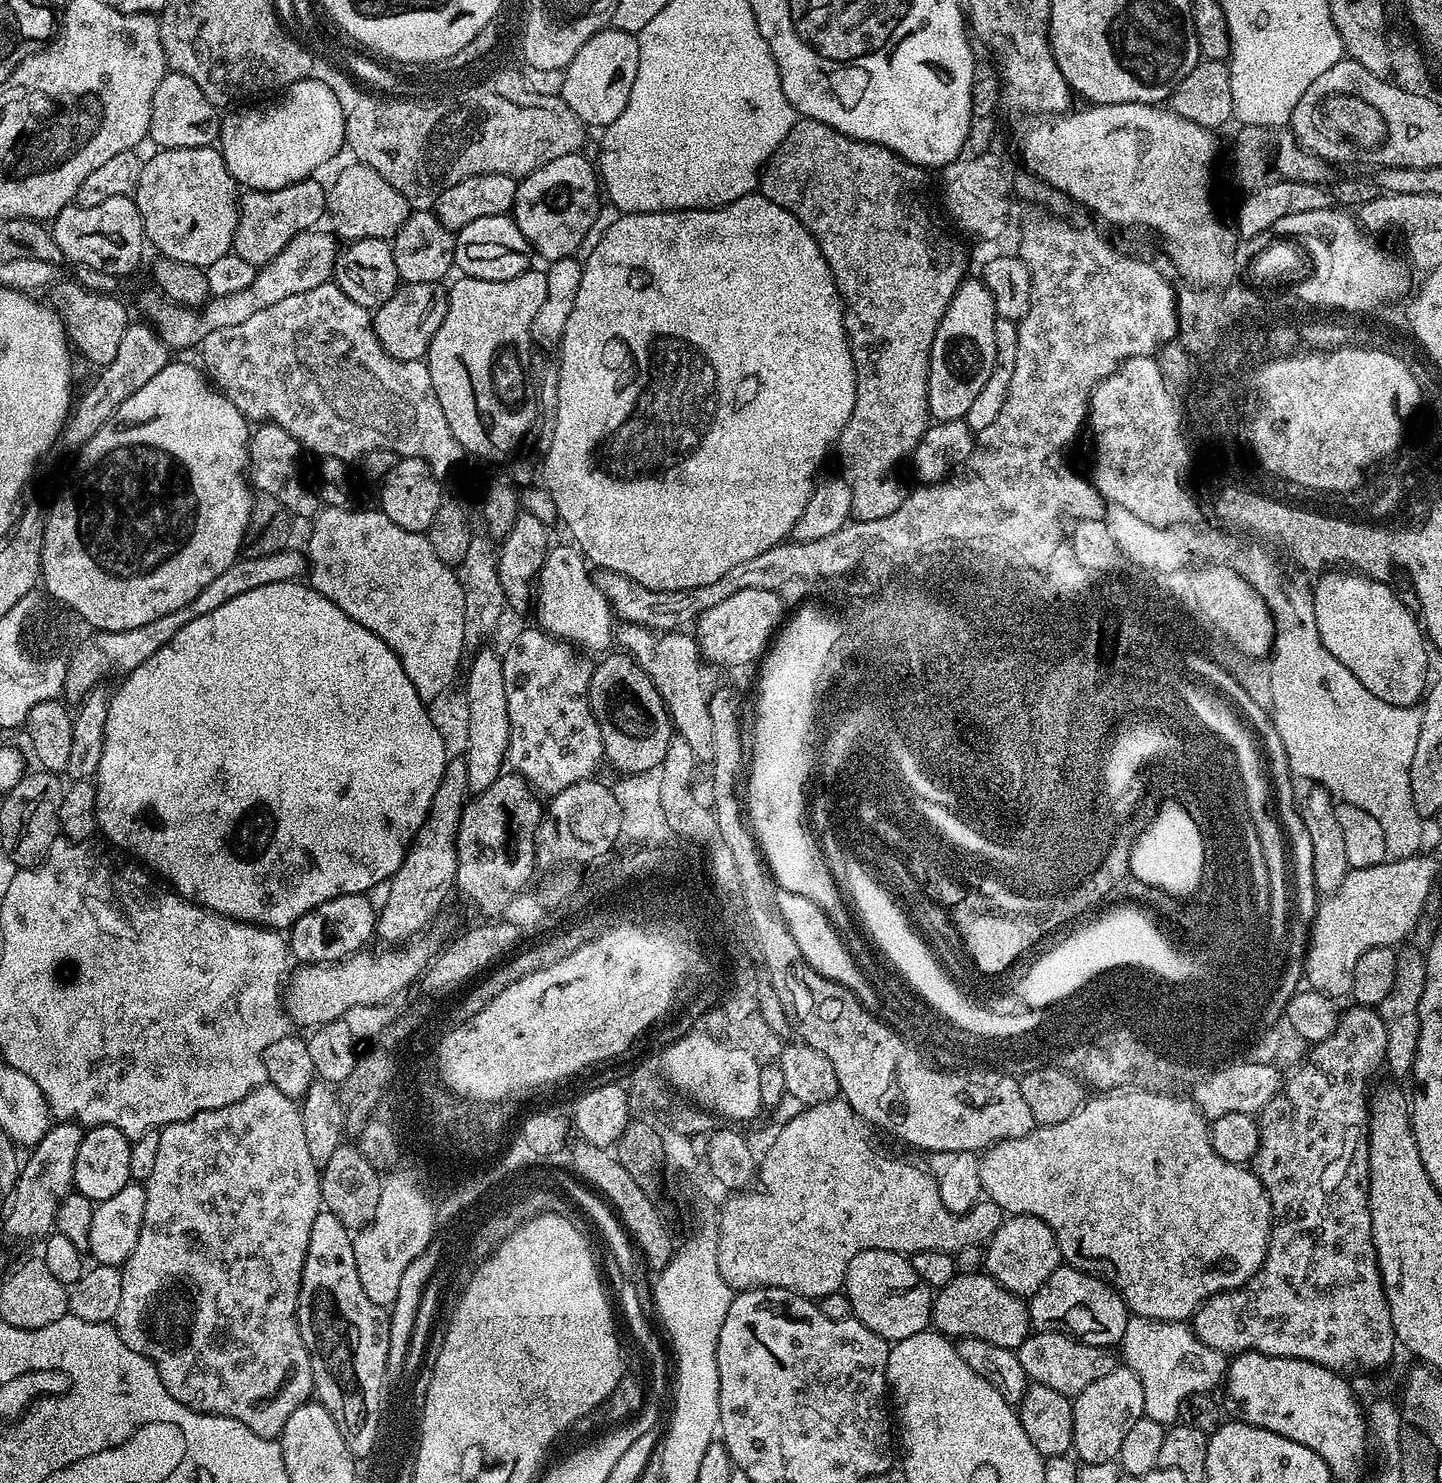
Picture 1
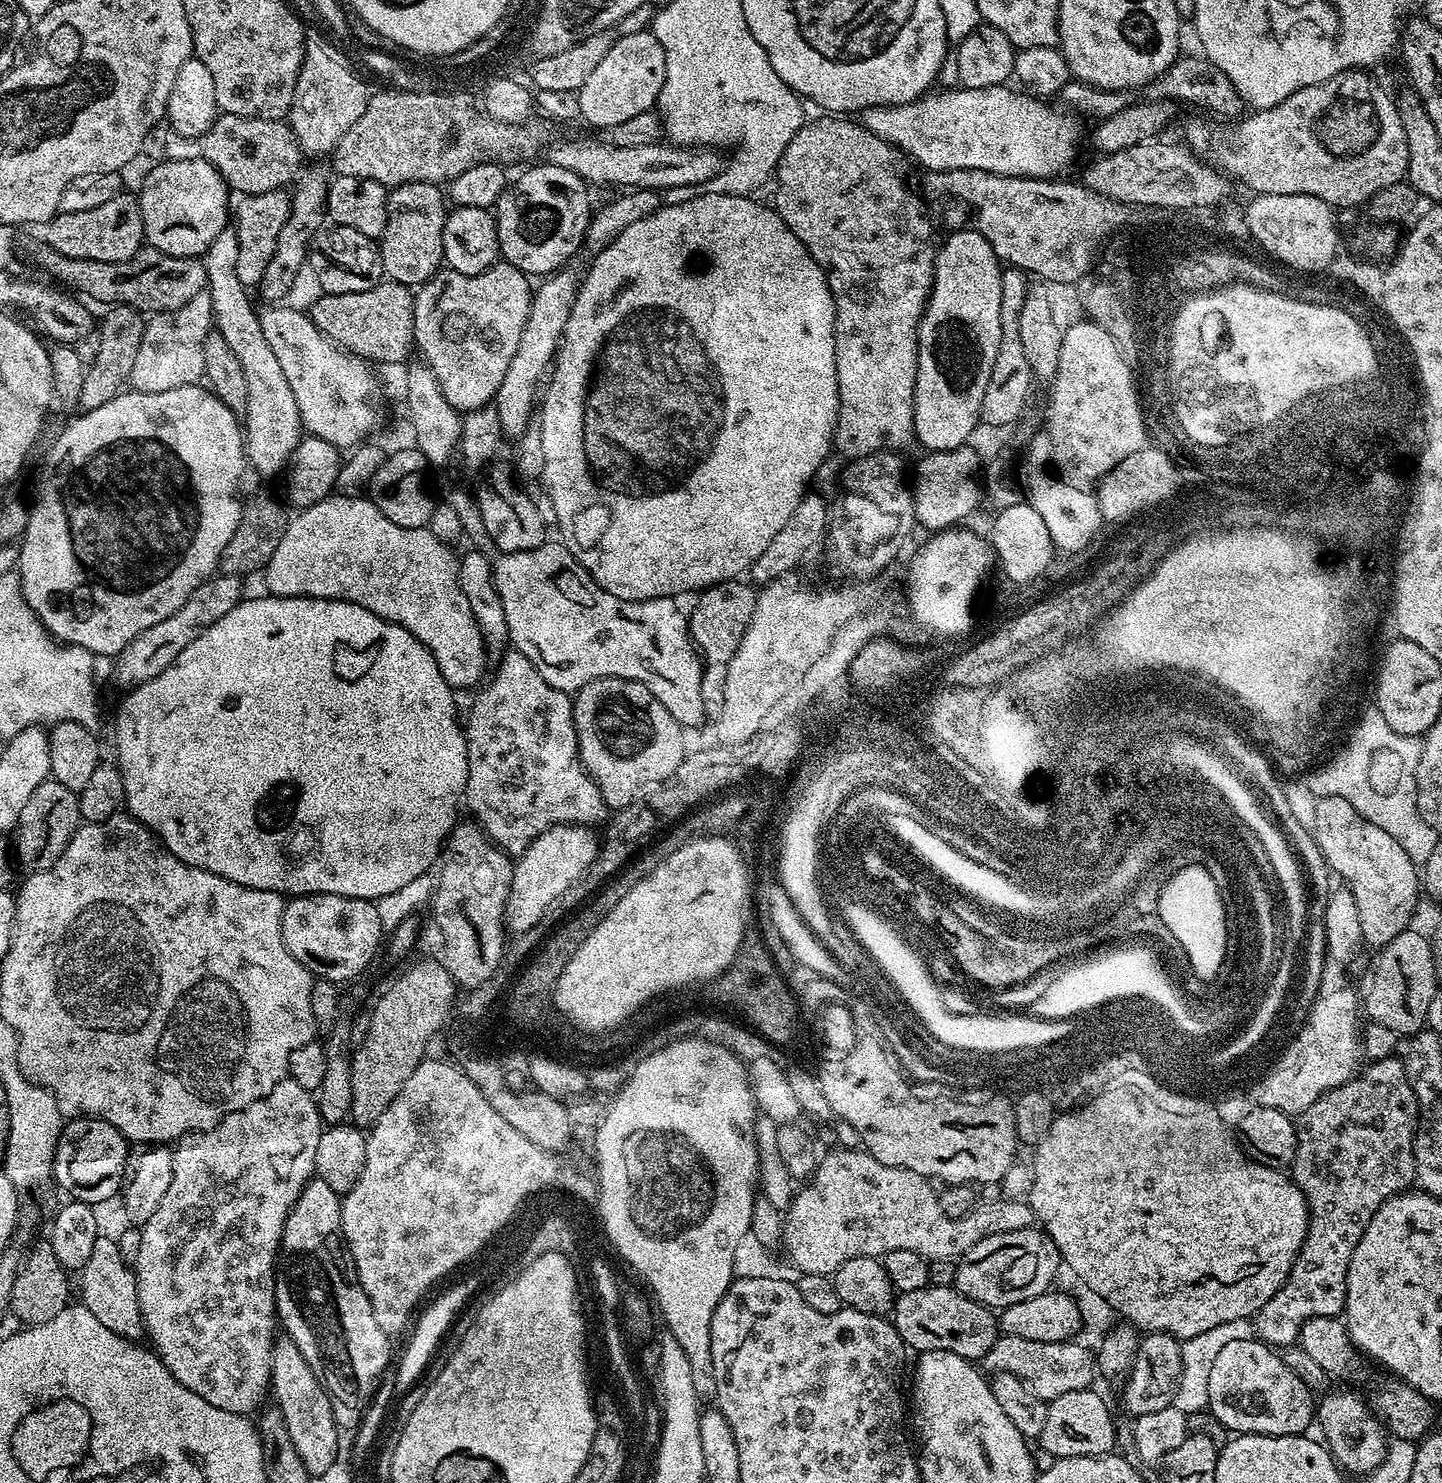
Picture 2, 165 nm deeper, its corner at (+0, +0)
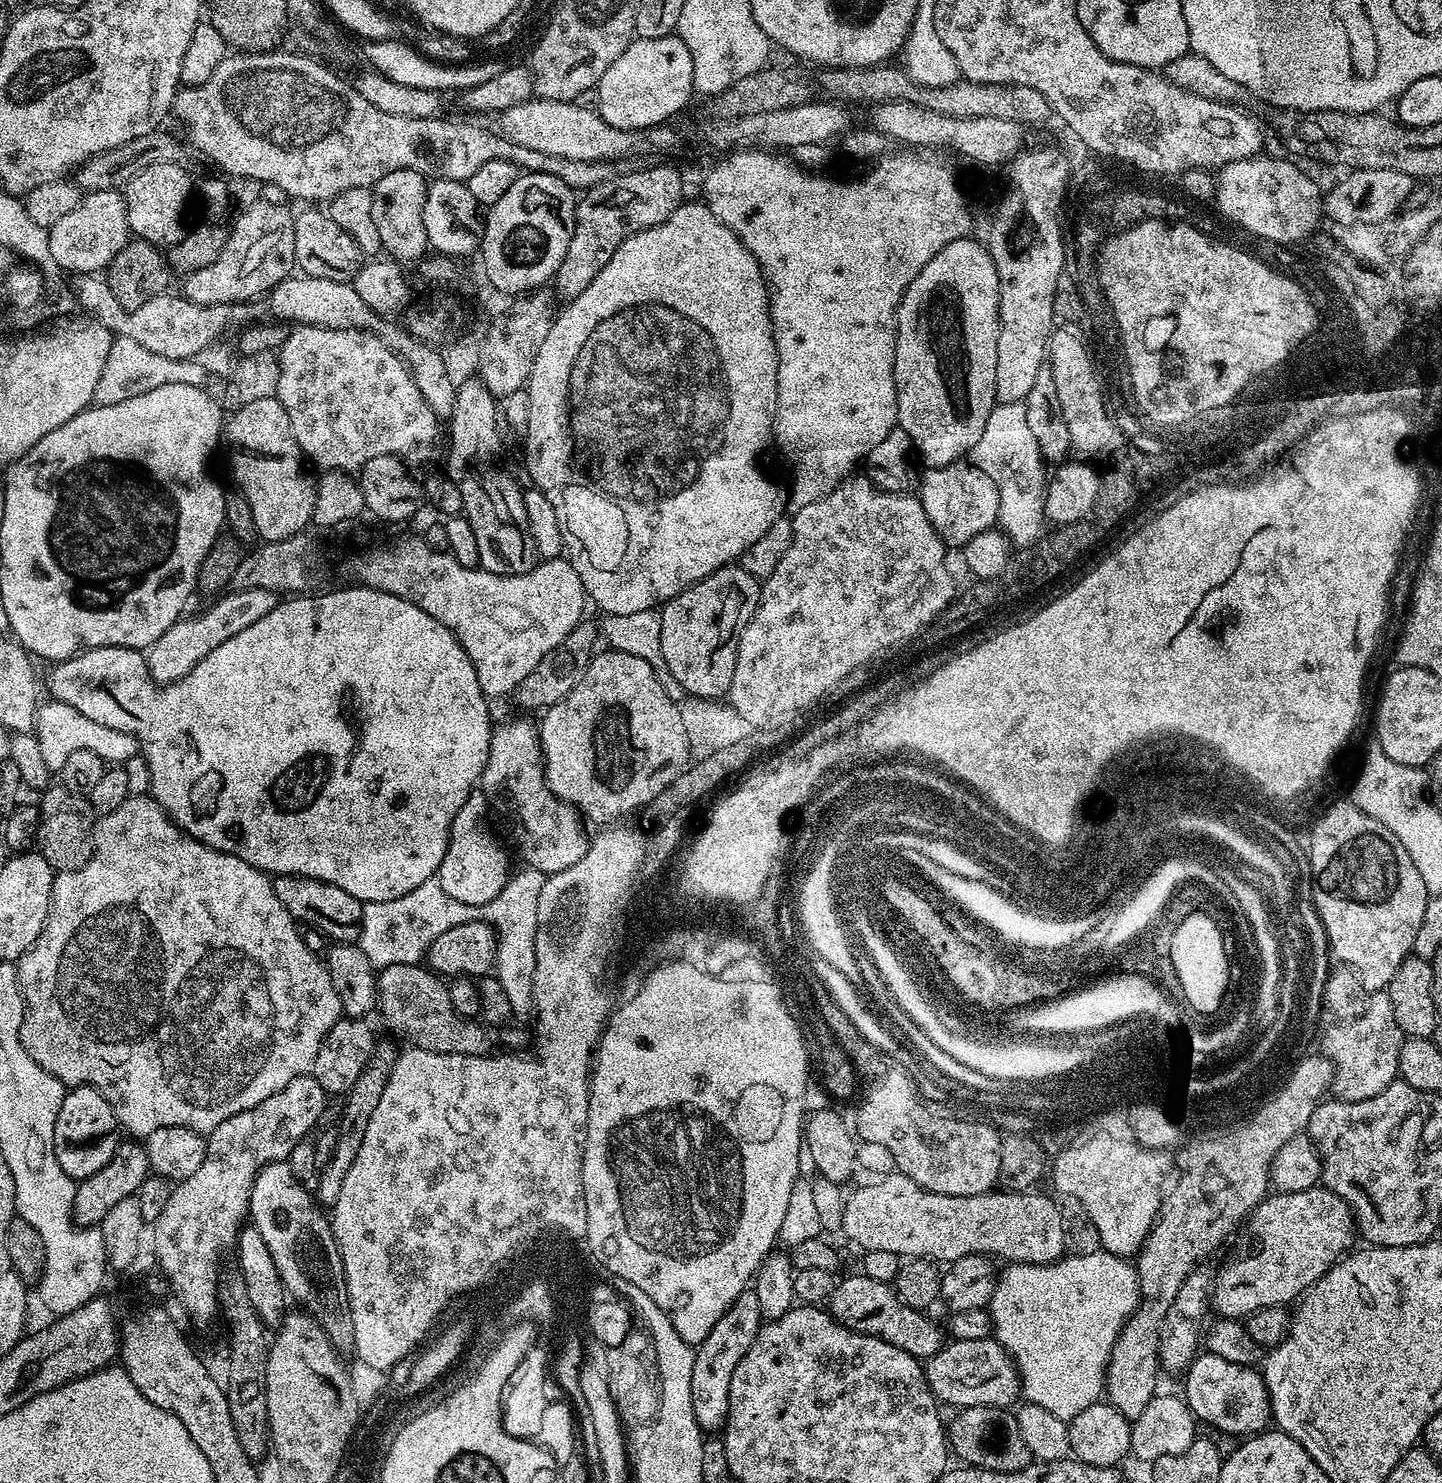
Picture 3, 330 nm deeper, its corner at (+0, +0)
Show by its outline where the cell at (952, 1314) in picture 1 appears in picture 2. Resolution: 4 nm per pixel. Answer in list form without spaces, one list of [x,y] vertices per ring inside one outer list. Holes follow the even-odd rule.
[[[954,1286],[910,1290],[895,1297],[890,1319],[905,1345],[913,1353],[946,1350],[973,1362],[983,1361],[984,1355],[1001,1335],[998,1316],[993,1309],[966,1298]]]

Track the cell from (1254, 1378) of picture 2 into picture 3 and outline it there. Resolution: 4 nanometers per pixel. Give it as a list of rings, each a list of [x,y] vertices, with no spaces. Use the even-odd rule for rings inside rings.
[[[1200,1354],[1188,1365],[1184,1378],[1183,1399],[1188,1401],[1188,1407],[1197,1421],[1207,1427],[1226,1430],[1237,1438],[1263,1432],[1269,1427],[1272,1404],[1268,1401],[1264,1377],[1255,1367],[1235,1364],[1211,1354]]]

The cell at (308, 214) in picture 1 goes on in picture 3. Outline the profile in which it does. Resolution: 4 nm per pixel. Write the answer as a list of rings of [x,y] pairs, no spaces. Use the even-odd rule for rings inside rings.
[[[256,200],[248,204],[240,212],[240,217],[230,224],[228,241],[222,246],[222,254],[218,254],[215,262],[210,266],[202,266],[202,270],[194,270],[183,277],[184,288],[182,294],[190,302],[202,306],[218,306],[219,304],[243,304],[255,301],[255,296],[263,297],[277,288],[281,282],[293,275],[296,268],[294,254],[294,226],[296,216],[284,204],[275,204],[272,200]]]

